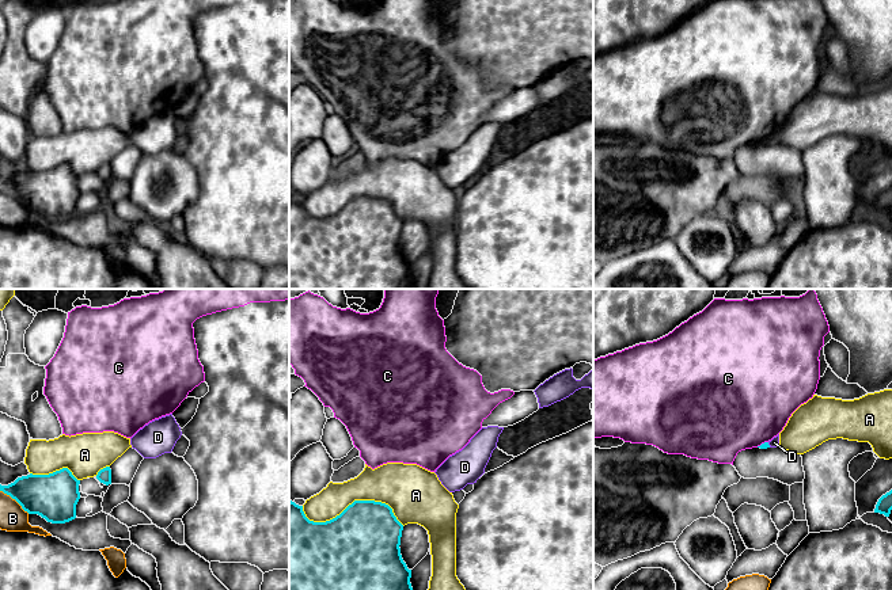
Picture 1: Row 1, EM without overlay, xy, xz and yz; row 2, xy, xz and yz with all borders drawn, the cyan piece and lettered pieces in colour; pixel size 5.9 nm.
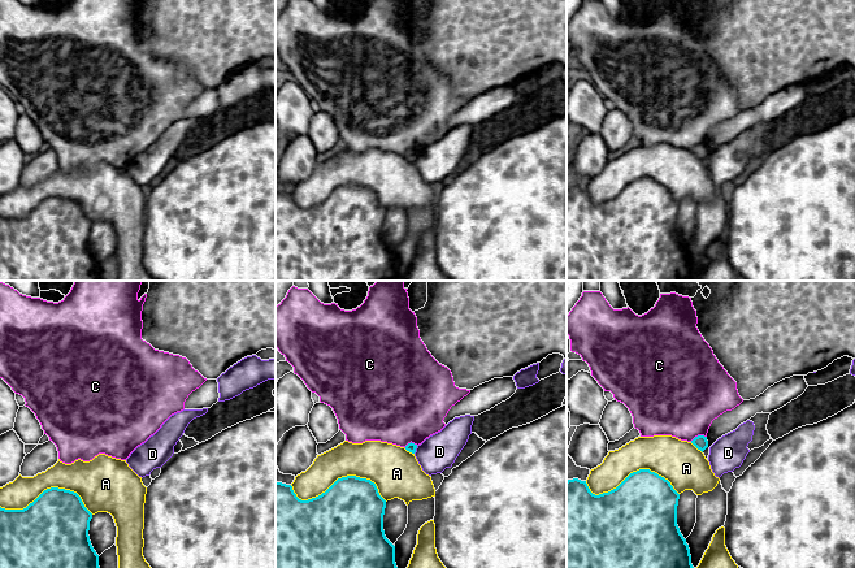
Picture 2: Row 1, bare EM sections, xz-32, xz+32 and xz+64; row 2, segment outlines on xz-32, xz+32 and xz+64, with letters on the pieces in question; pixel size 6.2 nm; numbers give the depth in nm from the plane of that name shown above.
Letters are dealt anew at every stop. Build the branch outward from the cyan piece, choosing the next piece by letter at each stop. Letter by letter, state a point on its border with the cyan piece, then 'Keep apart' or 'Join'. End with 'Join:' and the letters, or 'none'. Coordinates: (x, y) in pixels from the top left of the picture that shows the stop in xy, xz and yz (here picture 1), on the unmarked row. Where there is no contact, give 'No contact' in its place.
A: Touches cyan at xz (352, 200). Keep apart
B: Touches cyan at xy (15, 195). Keep apart
C: Touches cyan at yz (762, 140). Keep apart
D: Touches cyan at yz (769, 141). Keep apart
Join: none

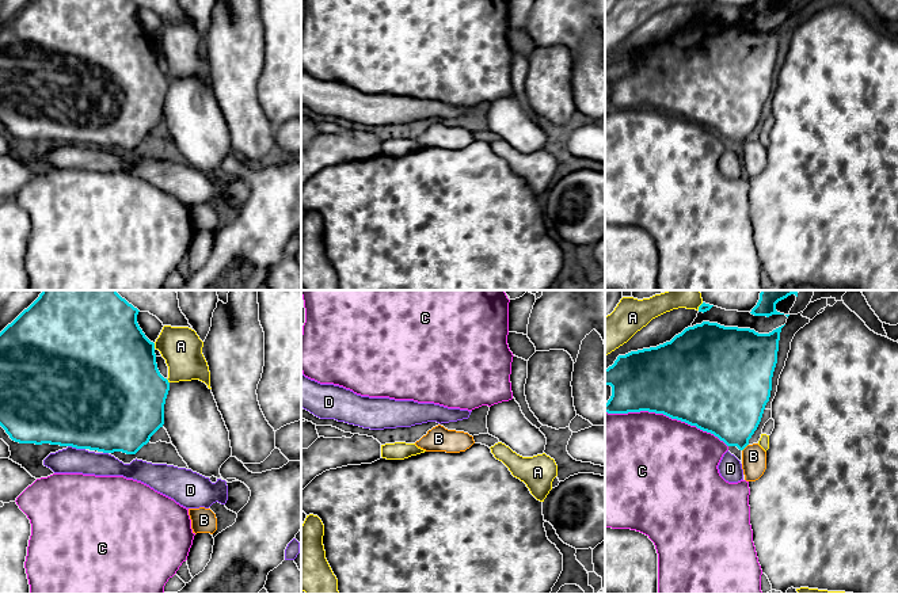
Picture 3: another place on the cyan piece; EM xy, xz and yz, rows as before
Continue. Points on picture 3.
A: Touches cyan at xy (153, 42). Keep apart
B: Touches cyan at yz (745, 143). Join
C: Touches cyan at yz (666, 111). Keep apart
D: Touches cyan at xy (76, 144). Keep apart
Join: B

